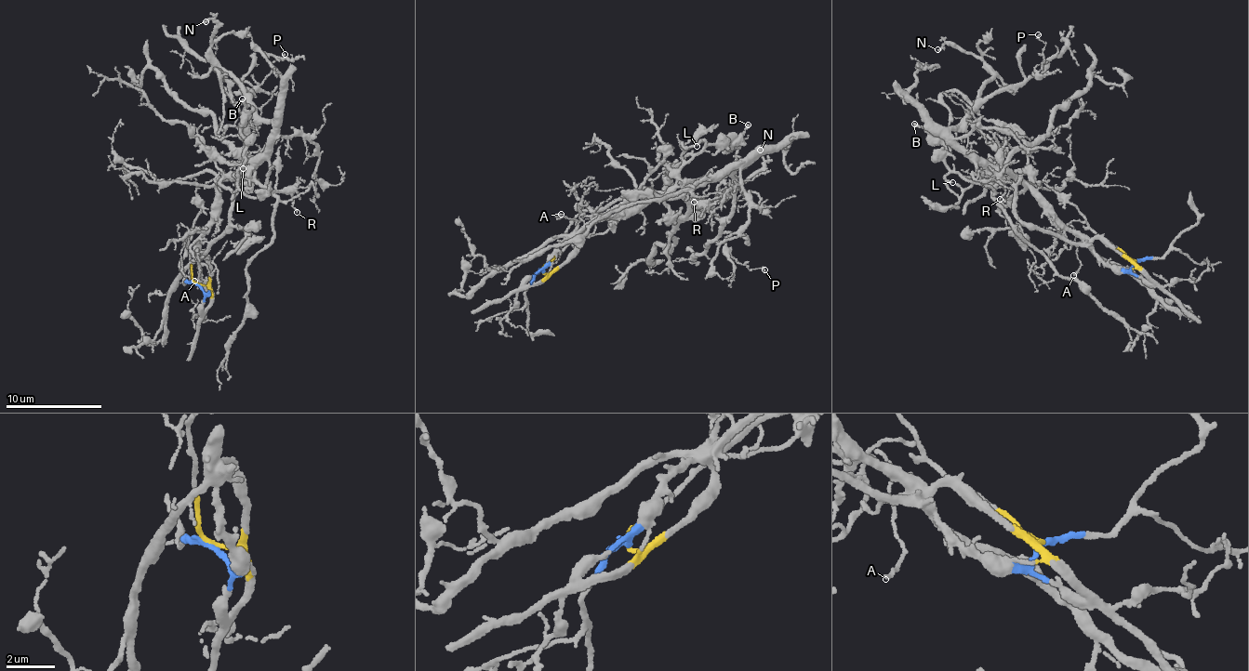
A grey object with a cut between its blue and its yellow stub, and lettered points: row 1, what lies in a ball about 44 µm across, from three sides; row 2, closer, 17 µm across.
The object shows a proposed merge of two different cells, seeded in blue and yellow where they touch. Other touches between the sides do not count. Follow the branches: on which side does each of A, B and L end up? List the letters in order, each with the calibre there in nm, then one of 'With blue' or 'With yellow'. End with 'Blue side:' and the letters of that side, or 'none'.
A: Thickness 110 nm. With blue
B: Thickness 170 nm. With yellow
L: Thickness 170 nm. With yellow
Blue side: A

